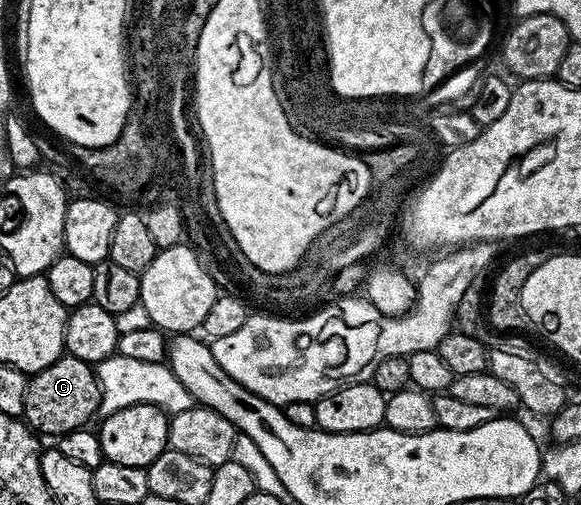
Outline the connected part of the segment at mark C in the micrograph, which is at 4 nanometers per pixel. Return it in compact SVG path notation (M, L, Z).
M65 353L47 369L32 372L25 394L24 422L42 436L60 437L68 431L79 431L94 414L101 410L101 386L94 364L79 361L79 357Z

